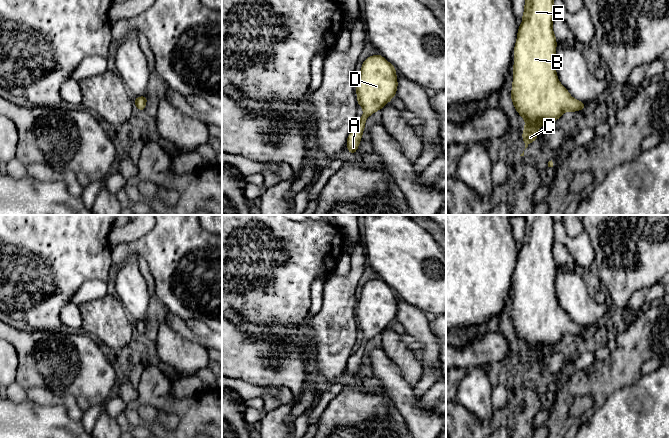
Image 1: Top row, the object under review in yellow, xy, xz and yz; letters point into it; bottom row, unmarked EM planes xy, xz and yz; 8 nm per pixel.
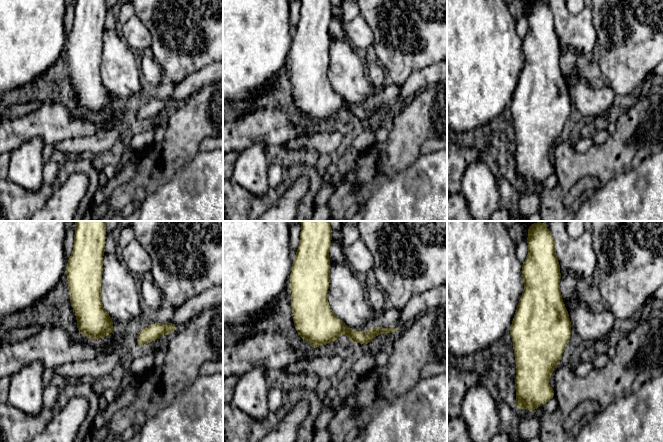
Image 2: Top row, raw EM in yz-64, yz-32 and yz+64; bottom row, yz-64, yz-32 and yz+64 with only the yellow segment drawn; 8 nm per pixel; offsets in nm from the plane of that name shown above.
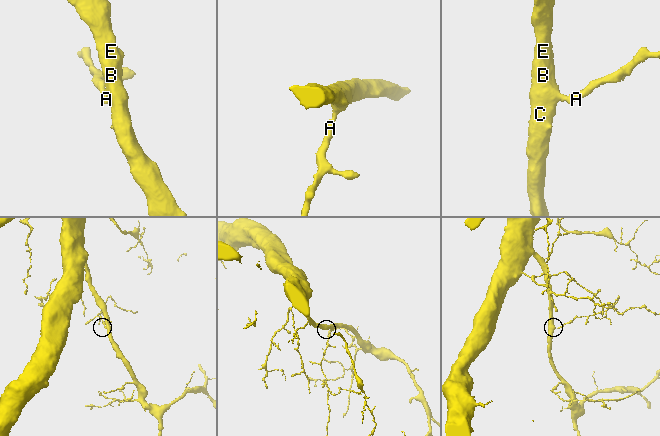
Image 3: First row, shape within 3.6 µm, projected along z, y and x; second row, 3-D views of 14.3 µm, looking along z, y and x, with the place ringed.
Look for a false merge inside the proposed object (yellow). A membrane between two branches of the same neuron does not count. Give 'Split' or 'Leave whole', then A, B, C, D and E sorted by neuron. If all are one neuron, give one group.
Leave whole. Groups: A B C D E

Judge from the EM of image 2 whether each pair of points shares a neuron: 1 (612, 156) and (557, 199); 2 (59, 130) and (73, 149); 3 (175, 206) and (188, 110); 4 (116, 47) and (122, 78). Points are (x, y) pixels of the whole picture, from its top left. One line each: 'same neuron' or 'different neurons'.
1: same neuron
2: different neurons
3: different neurons
4: same neuron

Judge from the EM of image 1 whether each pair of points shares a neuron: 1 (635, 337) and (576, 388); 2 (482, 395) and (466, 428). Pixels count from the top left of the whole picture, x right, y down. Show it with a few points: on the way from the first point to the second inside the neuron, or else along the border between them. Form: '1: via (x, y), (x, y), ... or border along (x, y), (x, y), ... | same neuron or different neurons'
1: via (624, 353), (596, 381), (592, 382) | same neuron
2: border along (456, 400), (483, 424), (489, 423) | different neurons

